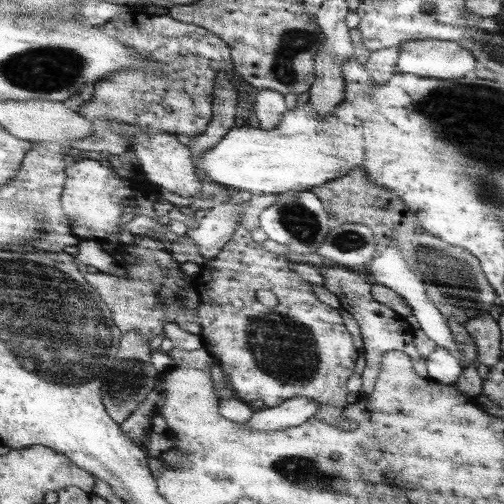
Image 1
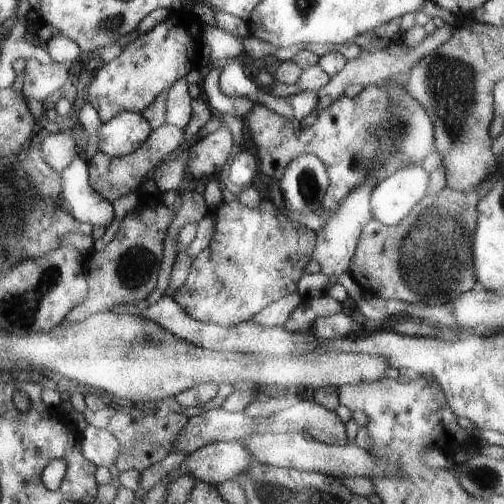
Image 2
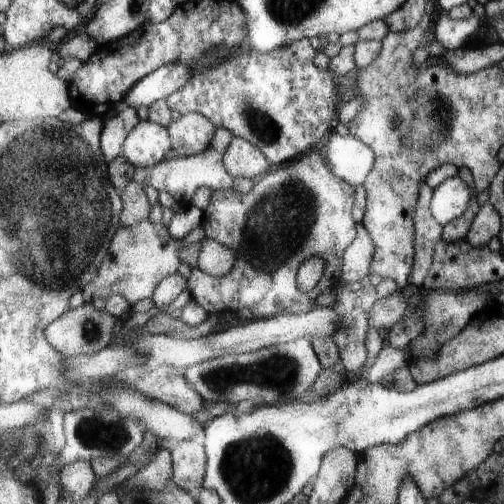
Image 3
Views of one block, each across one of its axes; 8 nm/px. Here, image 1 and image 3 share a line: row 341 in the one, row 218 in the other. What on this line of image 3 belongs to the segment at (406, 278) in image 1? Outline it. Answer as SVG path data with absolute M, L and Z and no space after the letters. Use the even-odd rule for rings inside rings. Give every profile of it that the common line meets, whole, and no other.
M457 176L443 180L439 186L431 188L431 190L433 190L433 194L431 194L427 208L429 208L431 218L441 226L445 226L445 224L453 222L457 216L461 216L471 198L469 186Z

